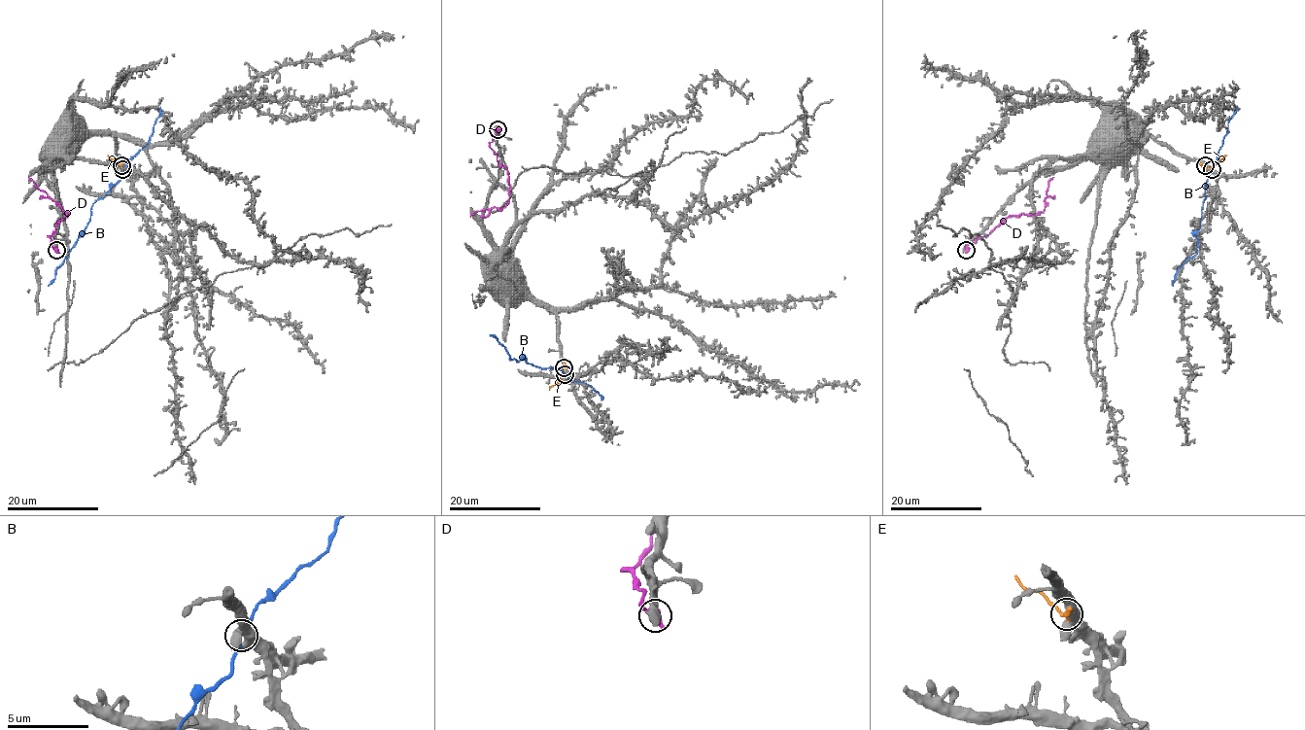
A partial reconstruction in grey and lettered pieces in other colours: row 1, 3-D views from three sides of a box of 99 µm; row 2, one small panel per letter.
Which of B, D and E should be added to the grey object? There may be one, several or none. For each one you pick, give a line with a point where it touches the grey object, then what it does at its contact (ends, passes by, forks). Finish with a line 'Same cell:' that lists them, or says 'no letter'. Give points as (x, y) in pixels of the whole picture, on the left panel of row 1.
Same cell: no letter

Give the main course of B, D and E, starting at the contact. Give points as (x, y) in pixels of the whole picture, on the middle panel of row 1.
B: (565, 375), (556, 367), (540, 367), (524, 359), (511, 360), (497, 338), (490, 335)
D: (497, 129), (490, 148), (507, 169), (509, 201), (499, 208), (476, 211), (470, 217)
E: (563, 367), (563, 377), (549, 390)

